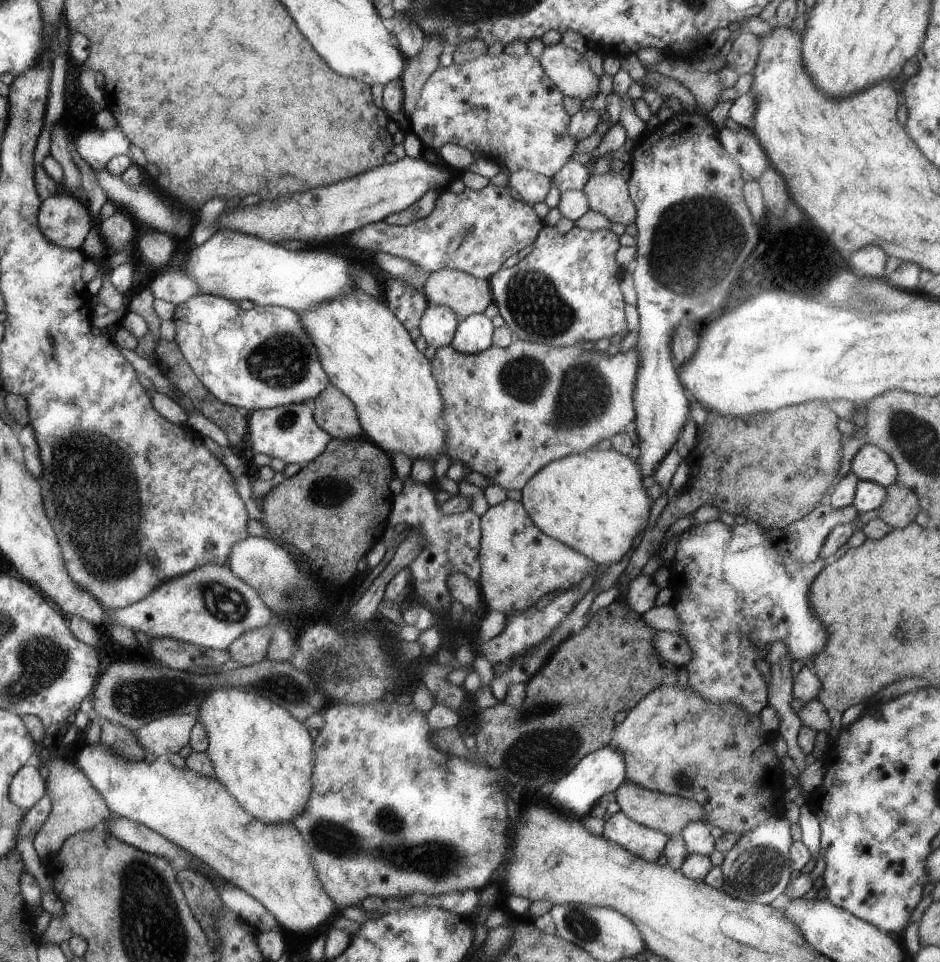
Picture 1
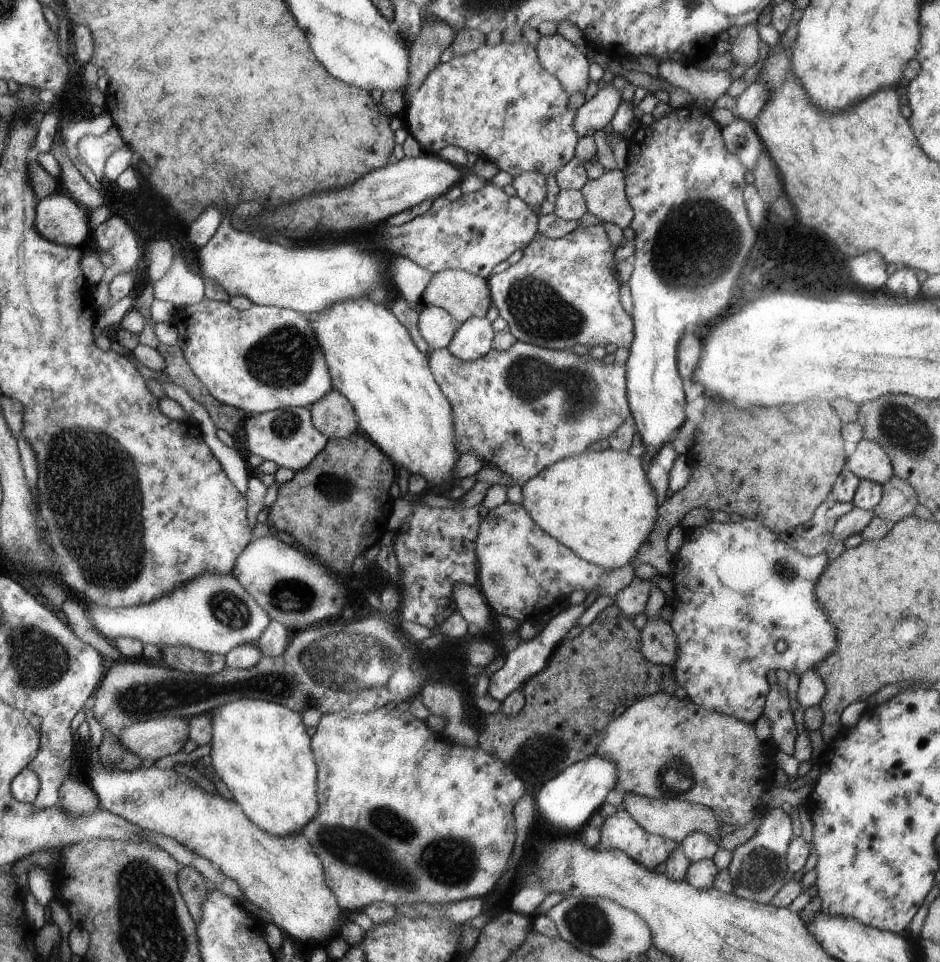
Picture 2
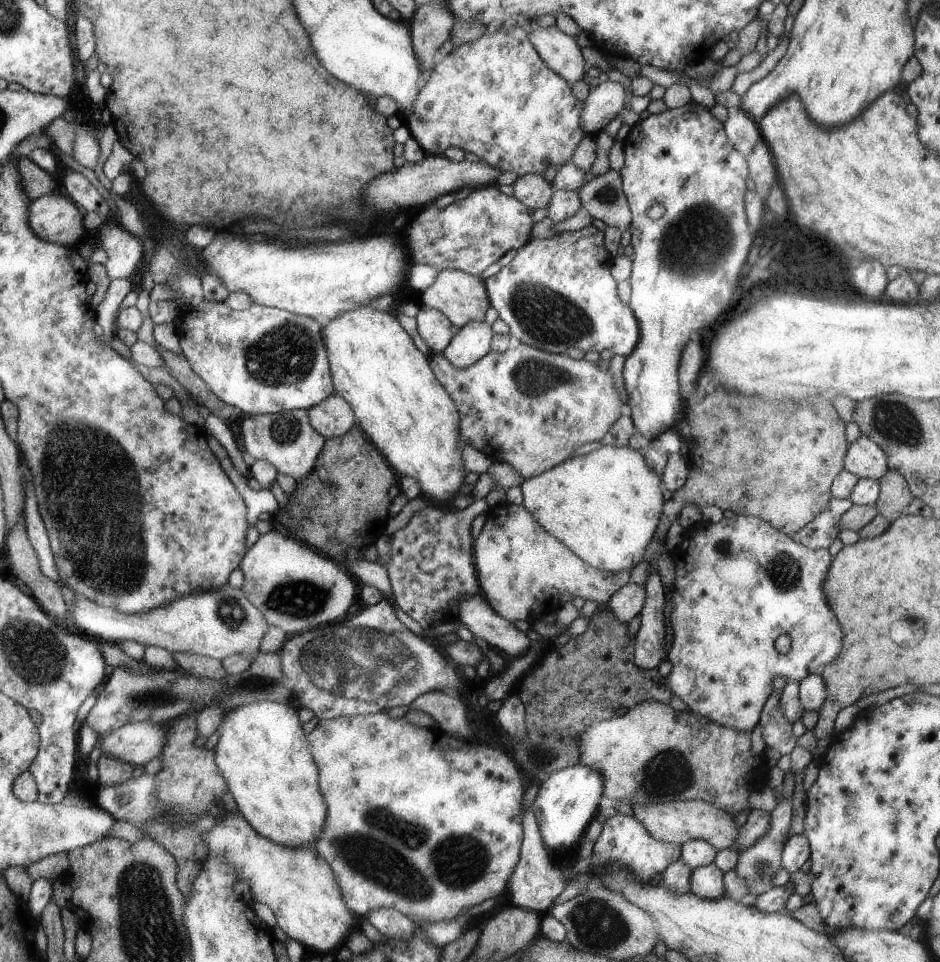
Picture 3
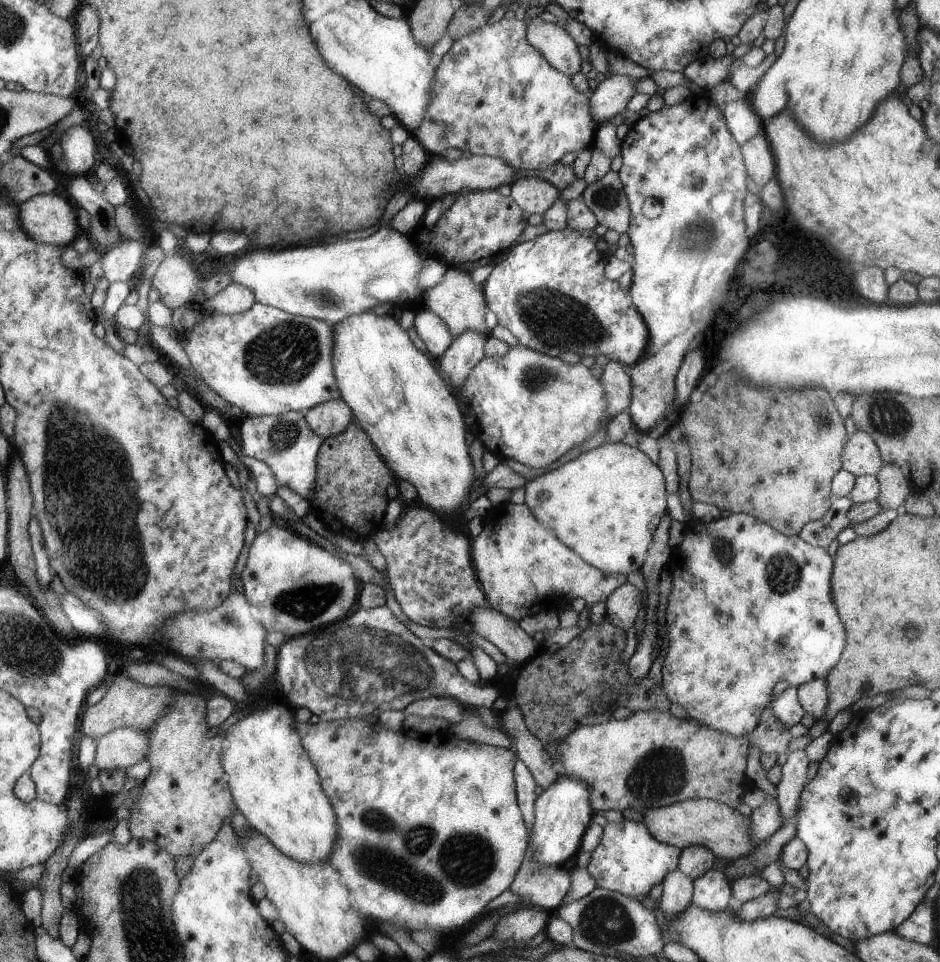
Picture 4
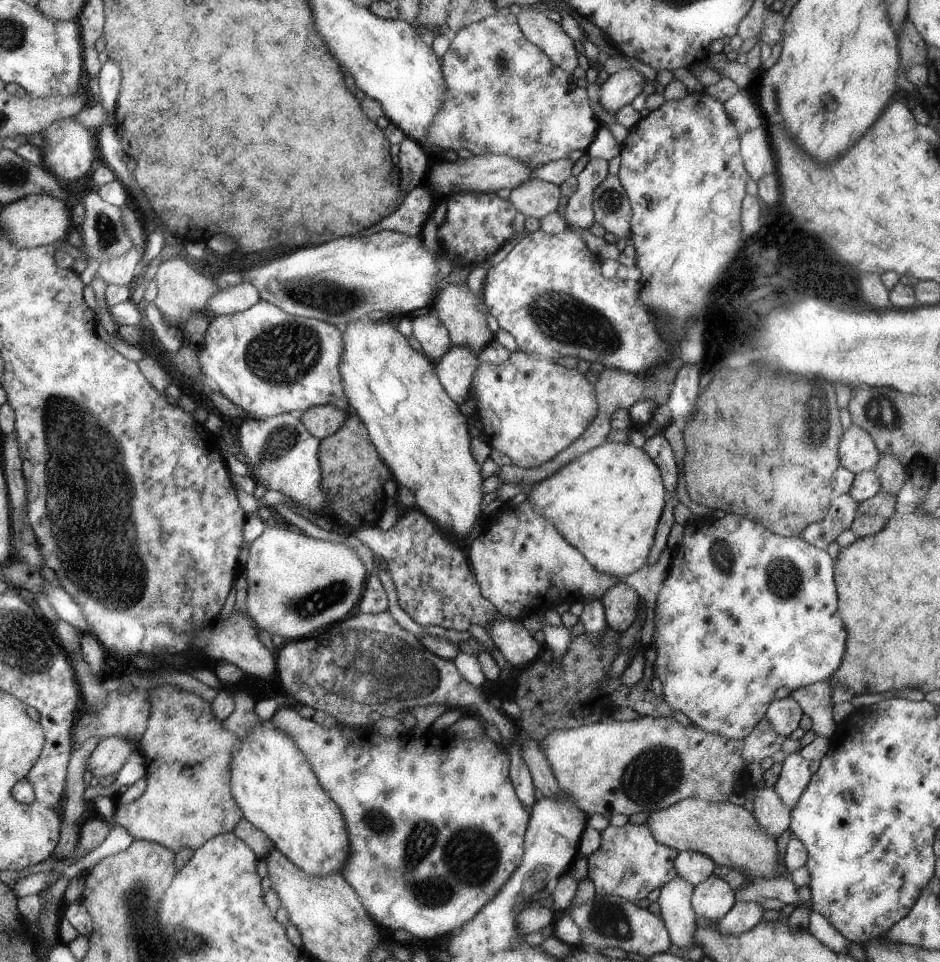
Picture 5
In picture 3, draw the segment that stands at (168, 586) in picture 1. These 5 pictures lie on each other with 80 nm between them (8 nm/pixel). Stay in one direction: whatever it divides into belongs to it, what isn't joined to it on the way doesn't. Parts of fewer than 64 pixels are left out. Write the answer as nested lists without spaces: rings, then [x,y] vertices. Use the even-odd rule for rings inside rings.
[[[224,585],[223,588],[194,591],[191,595],[180,597],[178,602],[132,614],[76,596],[75,606],[72,612],[69,612],[69,621],[74,622],[75,630],[106,642],[136,640],[145,646],[160,647],[171,653],[189,652],[221,661],[231,654],[238,653],[248,655],[252,662],[260,653],[260,640],[266,634],[269,624],[242,588],[231,585]]]

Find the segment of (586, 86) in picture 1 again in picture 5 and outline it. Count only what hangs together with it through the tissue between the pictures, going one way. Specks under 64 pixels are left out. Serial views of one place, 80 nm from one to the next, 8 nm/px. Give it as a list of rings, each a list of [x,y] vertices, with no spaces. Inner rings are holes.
[[[539,5],[514,8],[524,36],[541,48],[554,66],[572,74],[579,66],[579,53],[574,47],[574,41],[564,32],[561,23],[549,20],[543,10]]]

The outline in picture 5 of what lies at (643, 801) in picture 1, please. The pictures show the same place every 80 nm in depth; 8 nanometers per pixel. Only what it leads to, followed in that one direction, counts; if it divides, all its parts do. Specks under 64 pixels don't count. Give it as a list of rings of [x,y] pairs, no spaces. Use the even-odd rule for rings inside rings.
[[[684,799],[669,807],[649,813],[648,828],[661,845],[677,851],[694,851],[709,856],[717,866],[742,869],[749,880],[771,879],[777,873],[776,838],[765,833],[756,817],[733,803],[704,799]]]

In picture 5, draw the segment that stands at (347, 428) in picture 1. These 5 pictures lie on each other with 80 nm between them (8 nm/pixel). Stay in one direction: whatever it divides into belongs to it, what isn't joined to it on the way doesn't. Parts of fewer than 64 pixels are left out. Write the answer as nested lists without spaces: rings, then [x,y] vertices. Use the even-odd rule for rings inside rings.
[[[322,405],[309,408],[301,413],[301,420],[312,435],[319,438],[320,442],[327,436],[334,435],[348,420],[348,413],[336,405]]]

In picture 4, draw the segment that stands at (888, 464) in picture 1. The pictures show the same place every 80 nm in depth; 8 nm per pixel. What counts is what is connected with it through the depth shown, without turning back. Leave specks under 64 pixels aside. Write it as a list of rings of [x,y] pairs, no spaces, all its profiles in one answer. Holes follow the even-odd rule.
[[[856,431],[841,454],[842,469],[855,477],[874,475],[886,464],[874,439],[864,431]]]

